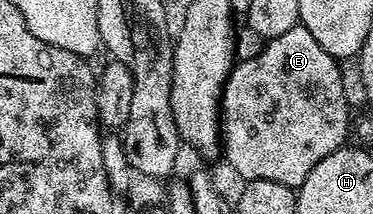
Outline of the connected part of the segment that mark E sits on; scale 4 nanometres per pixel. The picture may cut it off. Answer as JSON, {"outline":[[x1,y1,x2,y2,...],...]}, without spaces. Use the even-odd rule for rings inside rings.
{"outline":[[297,26,293,30,285,30,285,34,280,36,270,37,256,57,240,60,234,65,228,75,228,80,223,84,221,93,221,152,224,157,227,155,228,166,240,176,240,181,281,182,297,190,303,185,305,178,309,178,309,170,313,170,313,166,317,166,321,158,329,158,333,150,342,148,348,143,347,131,350,128,352,131,353,120,351,124,351,112,347,109,347,92,343,89,343,76,339,73,339,68,341,68,340,61,330,56,317,42,317,38,313,38,313,34,309,34,309,30,302,26]]}

